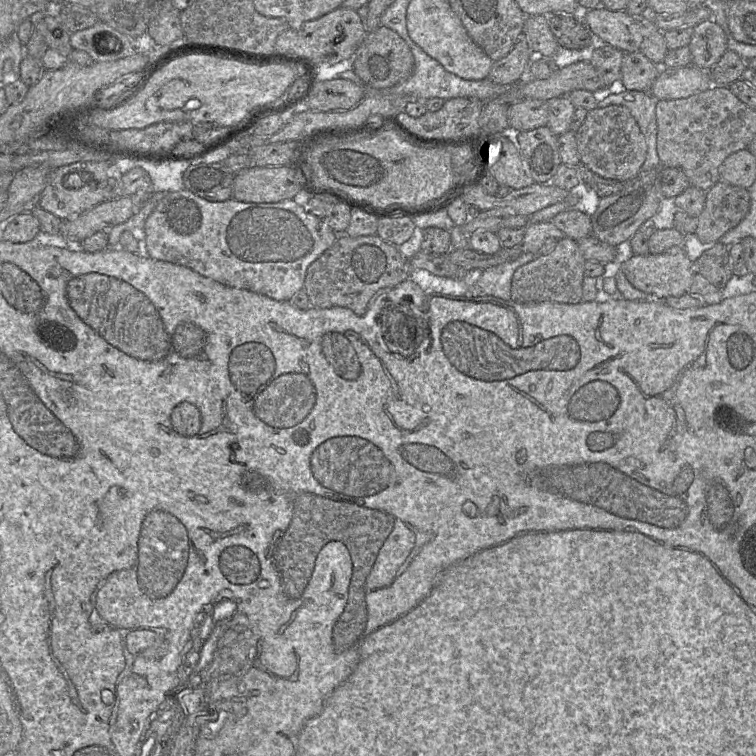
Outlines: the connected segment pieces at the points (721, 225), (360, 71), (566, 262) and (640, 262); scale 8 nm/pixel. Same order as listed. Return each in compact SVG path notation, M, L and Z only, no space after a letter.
M718 181L706 191L705 205L697 217L698 223L695 235L702 247L717 243L728 231L735 228L747 215L750 209L750 194L747 189Z
M379 26L374 31L368 31L351 60L351 67L367 86L383 89L409 79L415 70L415 58L409 46L395 31Z
M567 237L558 240L550 253L536 257L515 270L511 280L510 299L517 303L578 304L582 301L585 262L575 240Z
M675 246L660 254L630 255L621 265L627 281L636 289L646 293L650 299L664 300L680 297L689 290L694 272L692 262L683 246Z

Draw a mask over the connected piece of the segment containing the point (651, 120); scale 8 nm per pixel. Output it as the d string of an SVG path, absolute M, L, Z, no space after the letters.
M615 88L598 94L597 108L611 105L622 106L629 110L644 136L647 153L640 172L661 168L657 154L657 122L655 107L657 100L649 92L627 91Z

